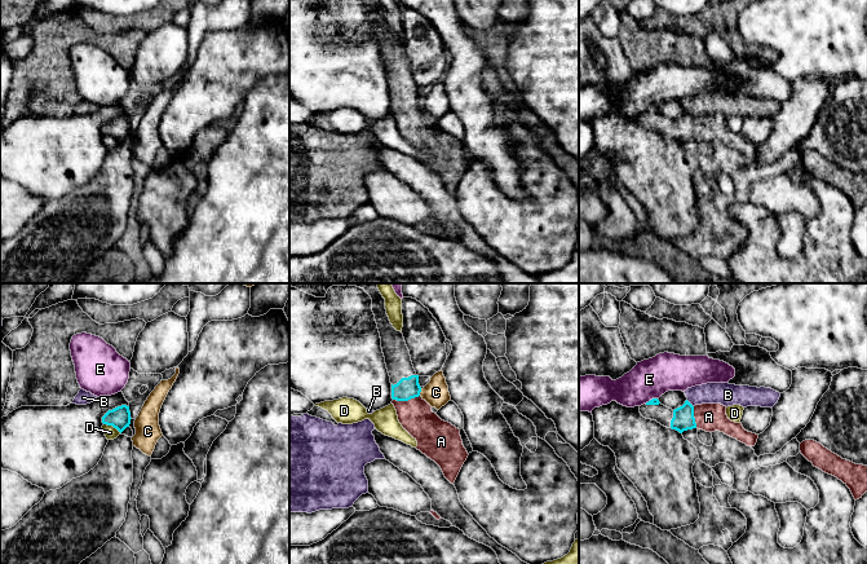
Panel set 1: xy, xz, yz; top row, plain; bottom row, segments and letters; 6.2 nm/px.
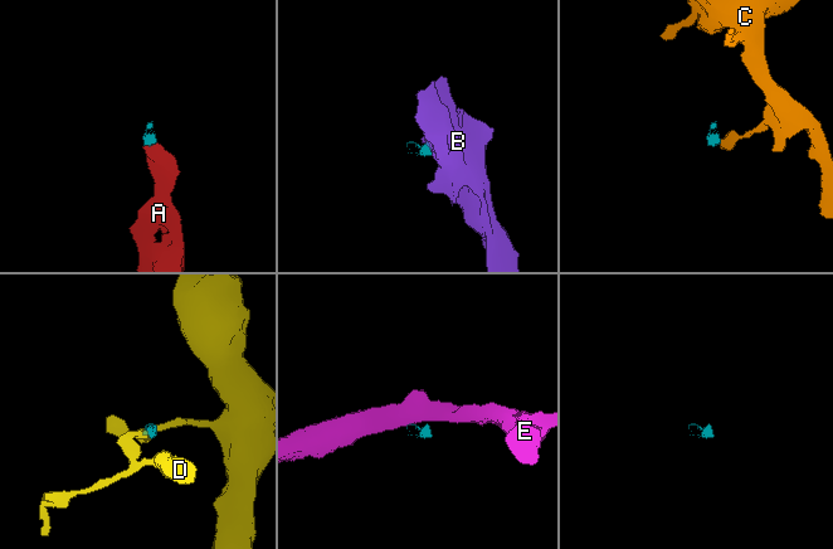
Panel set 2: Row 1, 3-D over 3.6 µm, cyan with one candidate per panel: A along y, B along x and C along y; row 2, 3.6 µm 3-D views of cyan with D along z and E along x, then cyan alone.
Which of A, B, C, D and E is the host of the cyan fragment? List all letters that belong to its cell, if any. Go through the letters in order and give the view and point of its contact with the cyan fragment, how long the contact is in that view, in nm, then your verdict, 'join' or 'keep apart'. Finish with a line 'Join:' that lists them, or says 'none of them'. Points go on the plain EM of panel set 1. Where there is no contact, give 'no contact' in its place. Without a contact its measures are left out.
A: xz (406, 110) | 170 nm | join
B: yz (690, 114) | 60 nm | keep apart
C: xz (420, 101) | 40 nm | keep apart
D: xy (113, 136) | 130 nm | keep apart
E: yz (650, 110) | 90 nm | keep apart
Join: A

